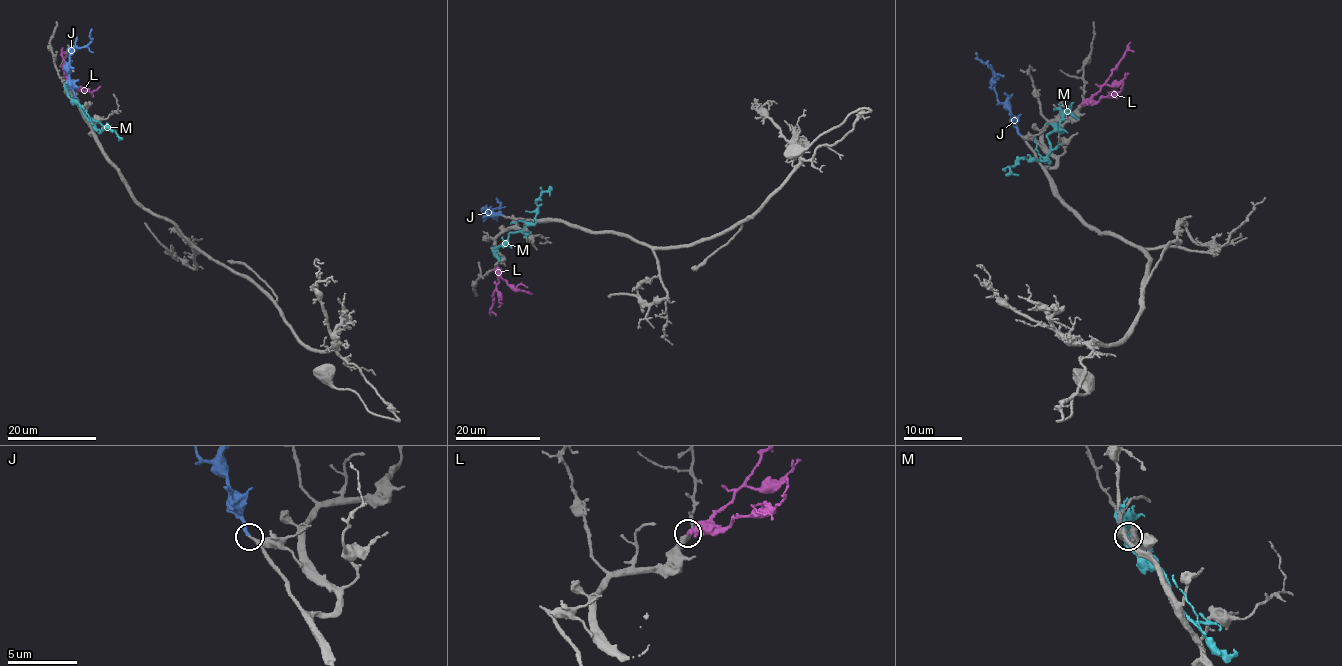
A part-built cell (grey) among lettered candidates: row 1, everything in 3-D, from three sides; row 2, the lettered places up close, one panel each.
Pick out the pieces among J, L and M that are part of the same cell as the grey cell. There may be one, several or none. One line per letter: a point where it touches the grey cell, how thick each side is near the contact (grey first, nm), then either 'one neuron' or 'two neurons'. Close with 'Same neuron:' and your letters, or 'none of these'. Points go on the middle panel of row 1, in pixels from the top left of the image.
J: (501, 215) | 240/240 nm | one neuron
L: (496, 267) | 320/480 nm | one neuron
M: (499, 259) | 600/420 nm | two neurons
Same neuron: J, L

